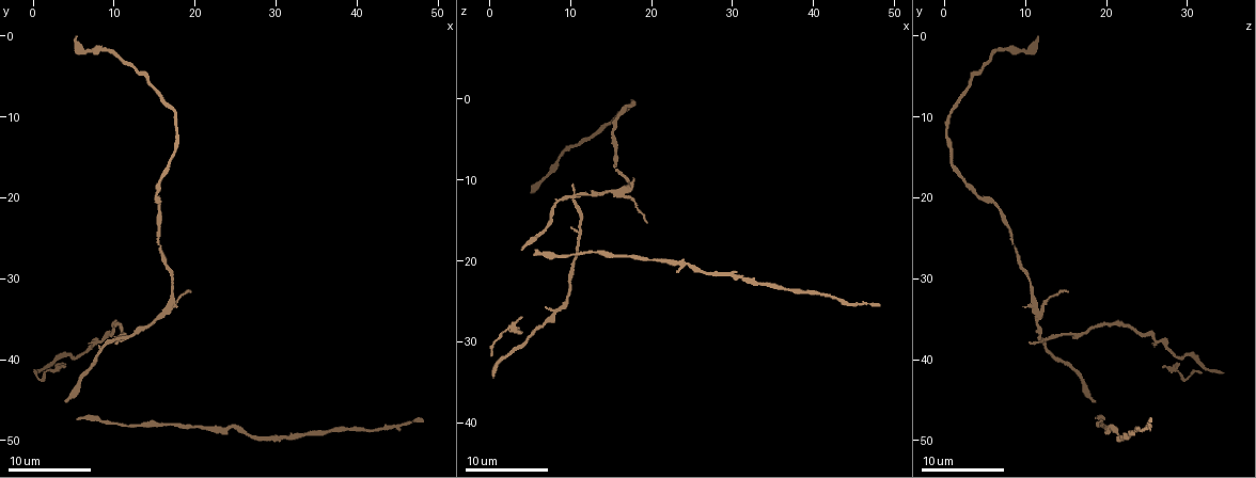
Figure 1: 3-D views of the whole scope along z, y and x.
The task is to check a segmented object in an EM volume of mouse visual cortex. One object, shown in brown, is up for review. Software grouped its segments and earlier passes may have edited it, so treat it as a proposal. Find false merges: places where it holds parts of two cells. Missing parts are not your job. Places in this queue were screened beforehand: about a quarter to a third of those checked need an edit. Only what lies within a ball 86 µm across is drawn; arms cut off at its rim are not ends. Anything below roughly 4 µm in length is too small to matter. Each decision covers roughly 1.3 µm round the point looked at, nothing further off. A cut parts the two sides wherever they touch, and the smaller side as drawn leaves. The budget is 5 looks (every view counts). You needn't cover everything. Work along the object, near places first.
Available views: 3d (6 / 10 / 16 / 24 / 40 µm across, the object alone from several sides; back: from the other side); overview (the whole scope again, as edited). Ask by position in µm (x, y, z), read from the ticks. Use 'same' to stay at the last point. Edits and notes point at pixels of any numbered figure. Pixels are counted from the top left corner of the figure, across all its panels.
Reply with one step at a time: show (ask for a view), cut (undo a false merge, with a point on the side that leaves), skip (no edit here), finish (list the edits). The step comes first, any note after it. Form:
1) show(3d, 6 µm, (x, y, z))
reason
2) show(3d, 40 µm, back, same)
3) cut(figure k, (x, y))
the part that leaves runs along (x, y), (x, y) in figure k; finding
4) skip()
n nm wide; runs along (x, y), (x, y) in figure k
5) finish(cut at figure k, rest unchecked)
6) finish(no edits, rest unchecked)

show(3d, 10 µm, (10.4, 37.6, 12.2))
four or more arms meet

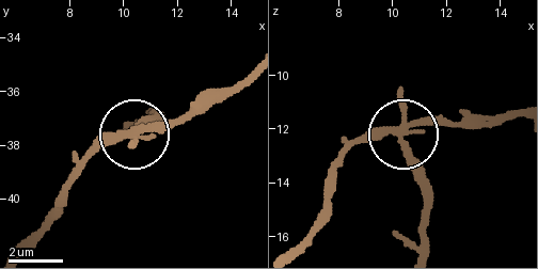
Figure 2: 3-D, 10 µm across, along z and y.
cut(figure 2, (421, 162))
260 nm wide; the part that leaves runs along (395, 131), (423, 199), (423, 247) in figure 2; a second cell is stuck on

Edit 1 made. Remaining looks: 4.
show(overview)

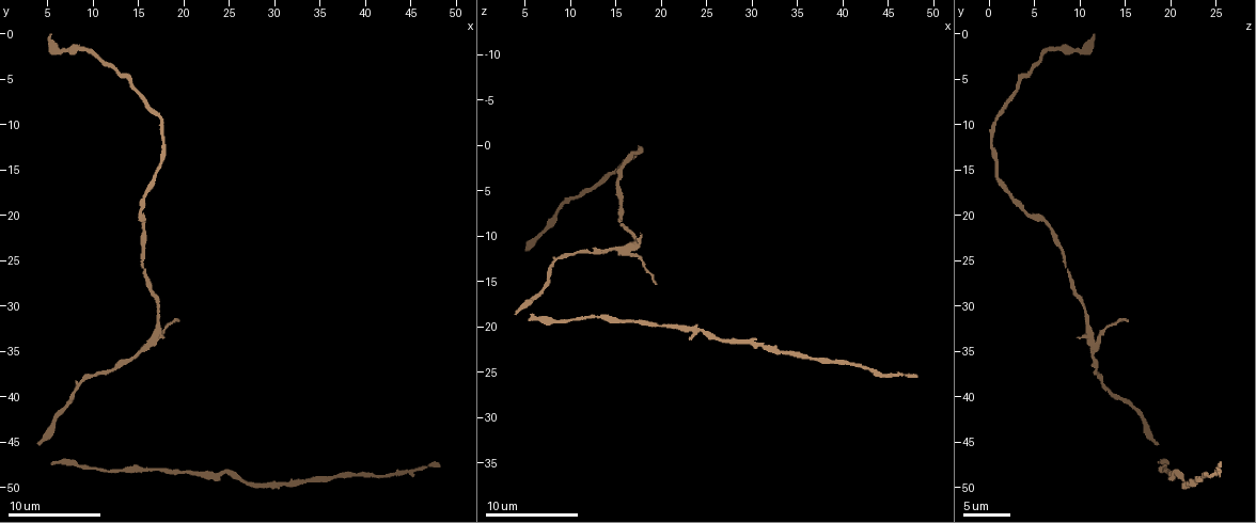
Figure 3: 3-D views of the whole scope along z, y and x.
show(3d, 10 µm, (16.6, 33.8, 11.8))
a fork

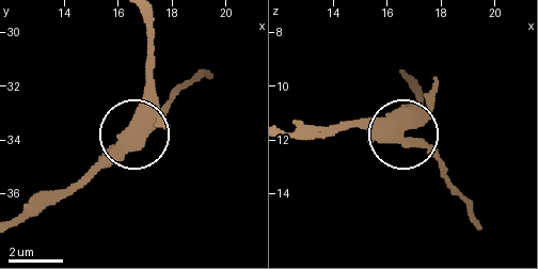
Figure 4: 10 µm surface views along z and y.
show(3d, 10 µm, back, same)

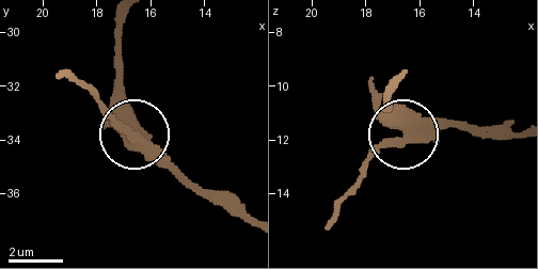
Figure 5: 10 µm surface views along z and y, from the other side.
cut(figure 5, (390, 142))
side arm 6 µm; the part that leaves runs along (416, 133), (398, 138), (364, 168), (325, 227) in figure 5; two cells meet here

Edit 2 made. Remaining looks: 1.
show(3d, 6 µm, (42.8, 48.8, 24.4))
calibre changes

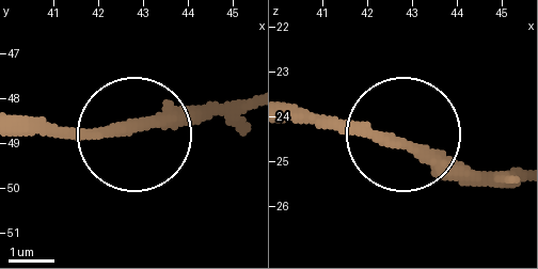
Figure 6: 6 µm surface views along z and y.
skip()
270 nm wide; runs along (22, 132), (114, 132), (249, 110) in figure 6; continuous, no second cell

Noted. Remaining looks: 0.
finish(cut at figure 2, cut at figure 5, rest unchecked)

